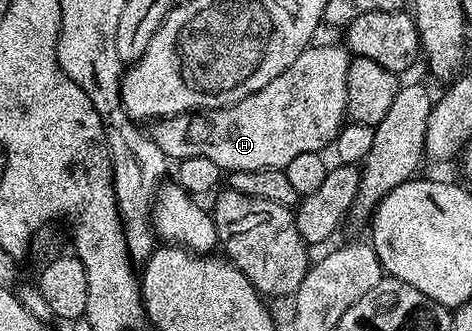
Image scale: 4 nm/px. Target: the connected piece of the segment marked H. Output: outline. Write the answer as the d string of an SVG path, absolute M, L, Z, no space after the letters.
M312 44L277 79L273 79L261 91L233 103L228 109L209 109L198 113L182 113L176 117L165 117L154 122L149 129L152 141L161 147L168 159L176 162L193 159L193 155L201 155L201 159L209 159L217 163L221 171L228 174L237 171L261 171L262 169L286 170L297 155L323 153L334 142L336 135L345 124L347 117L347 80L349 67L353 60L342 44Z

